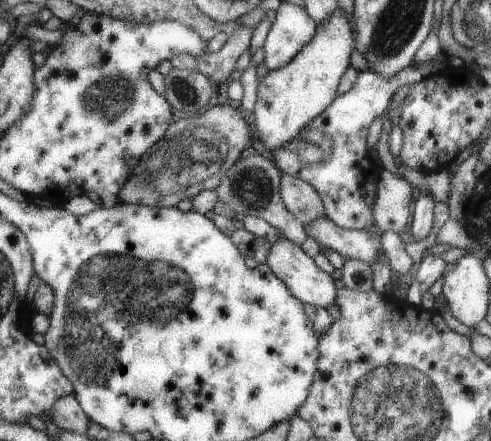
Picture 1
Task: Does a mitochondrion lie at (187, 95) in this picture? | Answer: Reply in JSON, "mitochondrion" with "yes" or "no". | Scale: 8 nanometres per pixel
{"mitochondrion":"yes"}

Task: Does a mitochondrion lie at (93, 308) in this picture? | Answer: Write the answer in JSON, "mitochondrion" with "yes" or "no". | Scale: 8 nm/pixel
{"mitochondrion":"yes"}

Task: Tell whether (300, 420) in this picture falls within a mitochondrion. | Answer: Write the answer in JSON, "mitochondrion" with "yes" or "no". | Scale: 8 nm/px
{"mitochondrion":"no"}

